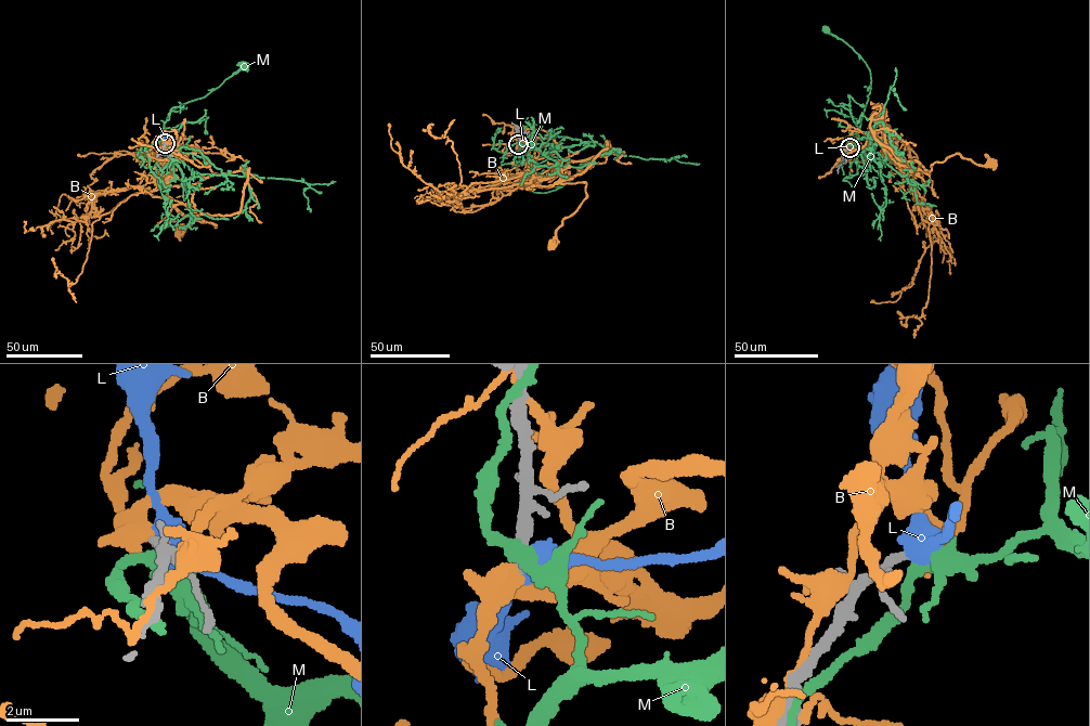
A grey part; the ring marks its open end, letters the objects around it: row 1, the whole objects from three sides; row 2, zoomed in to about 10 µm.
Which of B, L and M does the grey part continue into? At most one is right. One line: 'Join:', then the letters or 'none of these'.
Join: none of these

